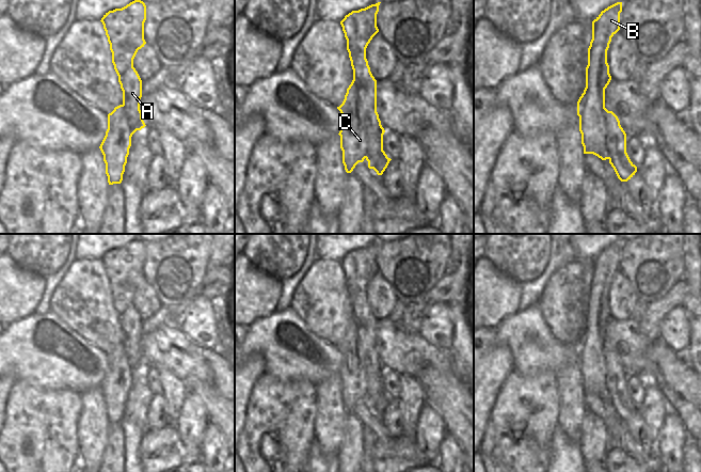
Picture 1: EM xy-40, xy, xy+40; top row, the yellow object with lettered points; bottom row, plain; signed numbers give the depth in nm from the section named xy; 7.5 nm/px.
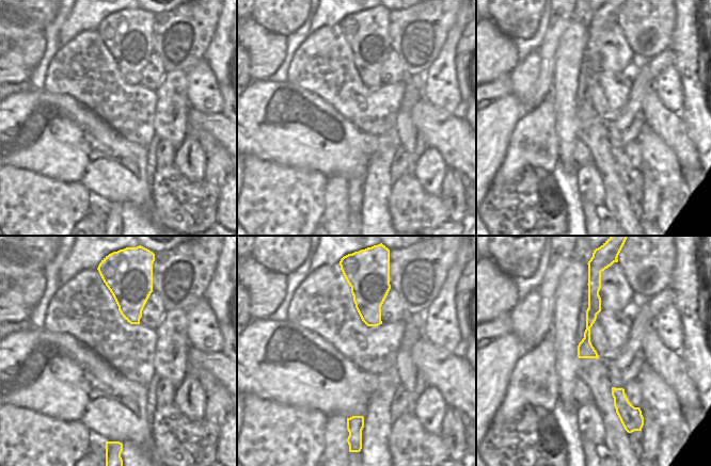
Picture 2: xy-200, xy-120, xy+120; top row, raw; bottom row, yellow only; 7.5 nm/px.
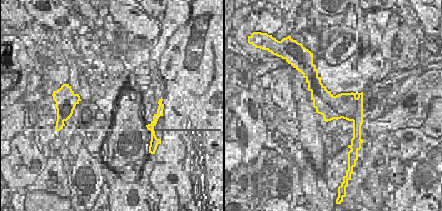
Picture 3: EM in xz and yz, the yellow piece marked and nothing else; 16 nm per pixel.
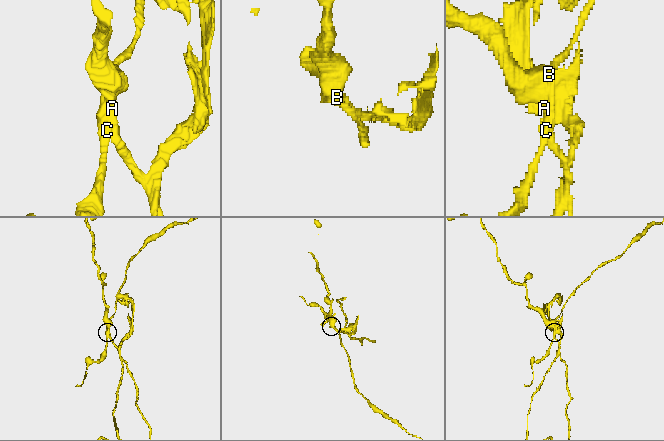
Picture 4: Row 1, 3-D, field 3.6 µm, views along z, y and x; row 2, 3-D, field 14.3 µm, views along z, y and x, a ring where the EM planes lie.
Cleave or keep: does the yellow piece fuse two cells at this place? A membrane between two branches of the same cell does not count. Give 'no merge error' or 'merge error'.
merge error

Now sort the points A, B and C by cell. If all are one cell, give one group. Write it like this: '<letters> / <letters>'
A B / C

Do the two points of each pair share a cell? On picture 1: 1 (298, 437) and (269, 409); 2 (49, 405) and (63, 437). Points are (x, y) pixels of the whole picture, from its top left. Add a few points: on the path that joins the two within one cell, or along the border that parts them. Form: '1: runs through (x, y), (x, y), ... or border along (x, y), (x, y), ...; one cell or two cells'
1: runs through (290, 429), (276, 415); one cell
2: runs through (49, 412), (49, 422), (56, 429); one cell

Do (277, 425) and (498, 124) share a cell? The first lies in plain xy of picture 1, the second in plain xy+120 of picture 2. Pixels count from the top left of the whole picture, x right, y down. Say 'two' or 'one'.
two

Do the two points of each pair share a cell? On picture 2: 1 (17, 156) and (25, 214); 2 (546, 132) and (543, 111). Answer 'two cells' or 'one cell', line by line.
1: two cells
2: one cell

